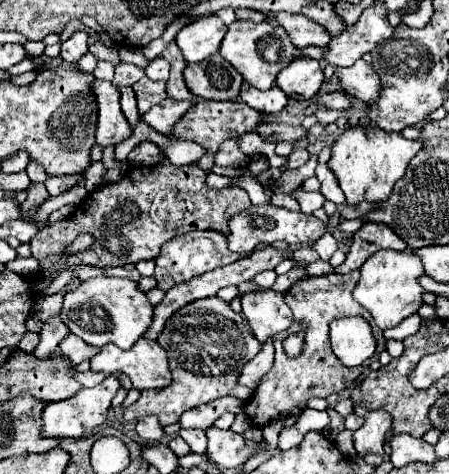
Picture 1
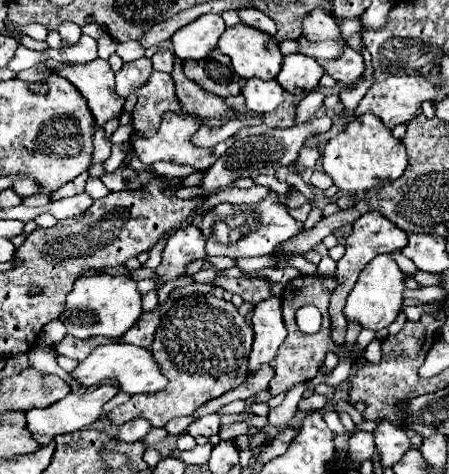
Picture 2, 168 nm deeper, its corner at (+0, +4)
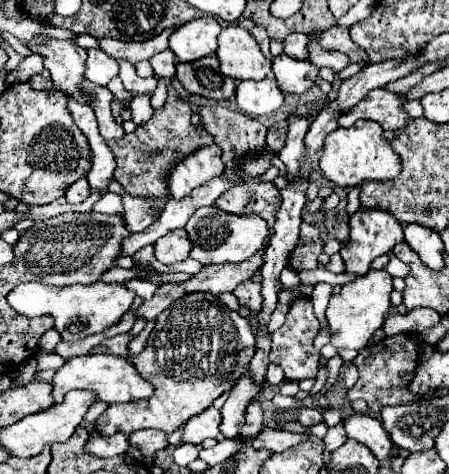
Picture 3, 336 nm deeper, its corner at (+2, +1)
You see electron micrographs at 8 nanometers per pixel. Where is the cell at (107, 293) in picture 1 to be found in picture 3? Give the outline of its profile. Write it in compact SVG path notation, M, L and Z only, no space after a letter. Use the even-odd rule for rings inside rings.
M40 280L24 282L16 286L8 294L8 304L24 316L42 316L50 314L56 320L56 330L60 332L62 340L82 340L90 334L104 332L112 328L114 324L120 322L122 314L128 312L128 308L134 302L134 292L128 290L124 284L106 284L102 280L82 286L82 284L72 284L64 288L56 286L46 286Z

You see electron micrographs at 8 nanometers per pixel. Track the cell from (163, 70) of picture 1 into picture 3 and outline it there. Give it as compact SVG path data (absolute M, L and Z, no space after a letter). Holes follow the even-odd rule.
M170 48L164 52L158 52L154 58L150 58L150 64L154 68L154 76L160 76L160 78L176 76L176 56Z

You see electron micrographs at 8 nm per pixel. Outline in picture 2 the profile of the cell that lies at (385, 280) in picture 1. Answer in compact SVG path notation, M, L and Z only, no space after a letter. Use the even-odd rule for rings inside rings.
M380 255L374 257L360 273L354 289L350 291L348 299L346 299L346 307L344 307L344 317L346 321L356 321L360 323L364 329L372 329L372 331L380 331L386 329L396 315L402 309L402 293L404 293L404 273L400 271L400 267L396 265L396 261L390 255Z

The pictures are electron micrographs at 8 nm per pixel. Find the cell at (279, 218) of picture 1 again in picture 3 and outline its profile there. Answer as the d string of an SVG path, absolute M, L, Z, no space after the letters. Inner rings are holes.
M218 206L198 208L198 212L194 212L190 216L190 220L184 228L194 246L190 252L190 258L202 262L204 266L222 264L222 262L244 262L250 256L254 256L256 252L264 250L268 246L268 238L270 238L270 228L268 228L266 220L262 220L260 216L228 214L228 212L220 210Z

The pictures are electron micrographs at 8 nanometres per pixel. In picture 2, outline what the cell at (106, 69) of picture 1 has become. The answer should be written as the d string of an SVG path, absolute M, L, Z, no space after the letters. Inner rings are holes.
M108 34L100 37L98 39L98 57L100 59L108 59L110 55L116 53L116 45L118 45L118 41L112 39L112 37L108 37Z

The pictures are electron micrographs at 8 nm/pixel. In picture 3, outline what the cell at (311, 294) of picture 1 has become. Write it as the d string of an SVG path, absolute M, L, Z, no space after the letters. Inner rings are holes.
M298 296L292 300L290 310L286 314L286 322L280 330L272 334L272 350L270 350L270 362L278 364L284 370L284 380L300 382L304 378L314 378L318 372L318 362L322 358L320 352L314 350L312 342L320 330L320 324L314 316L312 300L306 296Z

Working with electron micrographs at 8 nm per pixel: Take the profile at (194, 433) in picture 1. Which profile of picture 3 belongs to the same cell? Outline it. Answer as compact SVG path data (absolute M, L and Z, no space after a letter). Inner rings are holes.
M210 406L210 408L206 408L206 412L200 412L198 416L190 418L184 424L182 440L188 440L192 444L202 444L206 438L214 438L220 432L218 430L220 422L222 422L220 412L214 406Z

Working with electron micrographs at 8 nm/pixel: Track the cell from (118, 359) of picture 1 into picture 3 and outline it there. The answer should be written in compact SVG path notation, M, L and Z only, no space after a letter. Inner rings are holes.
M88 354L88 356L78 356L68 360L54 376L52 380L54 386L54 400L62 402L64 396L70 390L92 390L98 394L98 400L114 404L114 402L132 402L140 398L150 398L154 394L154 386L138 376L136 366L122 356L112 356L112 354Z

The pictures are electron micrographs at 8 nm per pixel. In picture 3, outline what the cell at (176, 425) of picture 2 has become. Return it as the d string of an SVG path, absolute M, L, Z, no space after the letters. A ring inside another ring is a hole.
M138 430L134 434L130 434L130 444L138 446L144 454L144 458L154 458L154 454L162 448L168 446L168 434L164 430Z

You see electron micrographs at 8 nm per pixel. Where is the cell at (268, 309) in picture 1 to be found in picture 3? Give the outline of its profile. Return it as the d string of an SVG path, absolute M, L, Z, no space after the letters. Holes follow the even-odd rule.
M250 372L244 374L234 388L230 390L230 396L226 400L226 404L222 406L222 424L220 424L220 432L226 438L236 438L242 430L242 426L246 424L246 408L250 406L250 402L254 400L254 396L260 392L258 384L254 384Z

